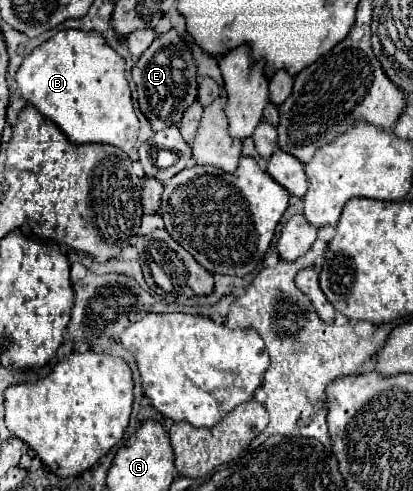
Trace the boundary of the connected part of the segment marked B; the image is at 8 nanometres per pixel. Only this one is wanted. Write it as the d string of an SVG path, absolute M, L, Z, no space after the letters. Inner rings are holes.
M60 30L56 36L46 40L42 46L28 54L16 74L18 90L28 104L36 106L44 118L52 120L74 144L102 142L130 152L138 142L140 122L134 112L130 84L126 80L126 62L124 58L110 48L106 38L100 32L84 30Z

